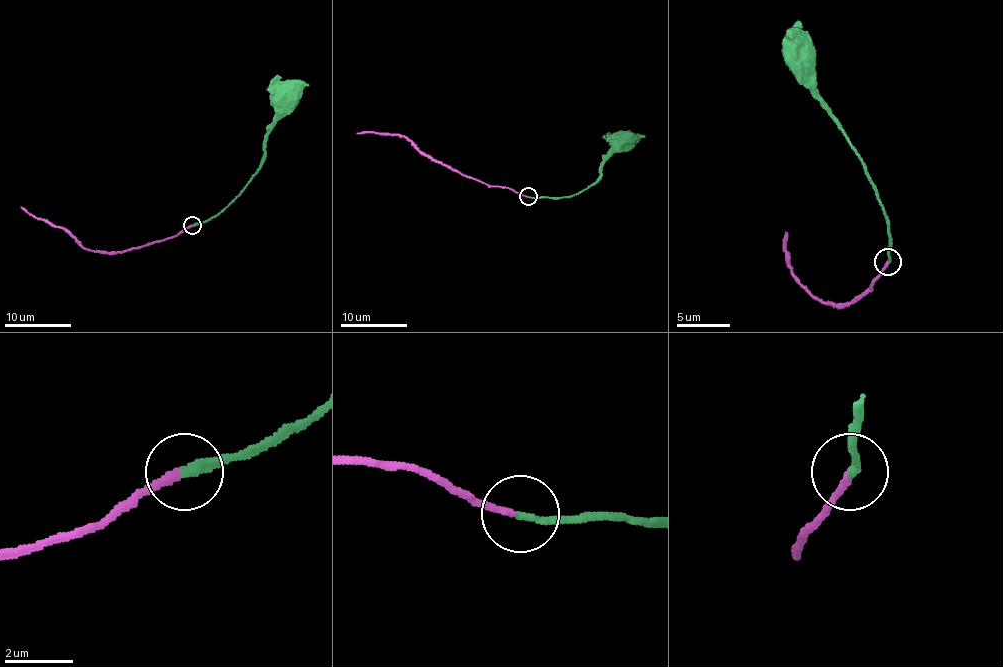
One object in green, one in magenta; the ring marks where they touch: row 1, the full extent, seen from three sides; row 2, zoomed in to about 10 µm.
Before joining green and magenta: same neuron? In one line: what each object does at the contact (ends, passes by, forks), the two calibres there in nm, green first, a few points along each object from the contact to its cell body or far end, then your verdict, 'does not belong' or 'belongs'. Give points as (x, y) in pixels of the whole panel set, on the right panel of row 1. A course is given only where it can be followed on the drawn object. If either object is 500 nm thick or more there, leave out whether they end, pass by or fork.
green ends there; magenta ends there; 220 nm thick on the green side, 200 nm on the other; green runs (888, 262), (888, 217), (877, 190), (837, 118), (786, 53), (792, 51); magenta runs (888, 262), (853, 302), (832, 305), (818, 300), (792, 273), (786, 233); belongs

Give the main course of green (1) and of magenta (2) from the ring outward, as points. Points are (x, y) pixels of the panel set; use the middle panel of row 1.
1: (528, 197), (571, 197), (585, 190), (598, 178), (600, 165), (610, 155), (611, 143), (621, 133), (623, 136)
2: (528, 197), (511, 188), (489, 185), (434, 162), (404, 136), (357, 133)

